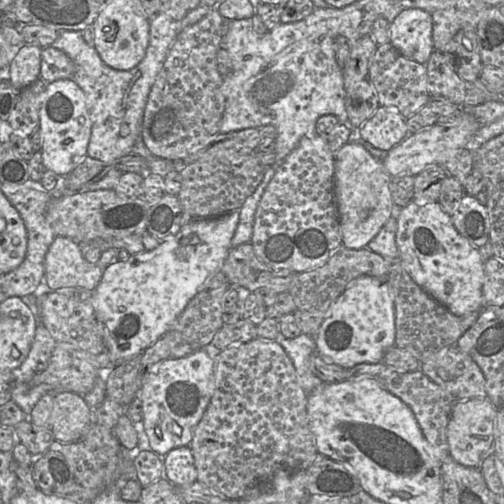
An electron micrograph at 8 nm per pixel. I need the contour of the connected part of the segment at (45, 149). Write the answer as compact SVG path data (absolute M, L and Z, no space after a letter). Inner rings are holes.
M73 79L48 83L42 95L39 117L44 167L58 176L67 176L87 157L91 120L84 92Z

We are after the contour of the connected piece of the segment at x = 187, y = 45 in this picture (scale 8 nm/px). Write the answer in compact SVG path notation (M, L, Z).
M212 8L199 22L181 30L169 50L149 92L141 125L141 139L153 156L182 161L219 133L225 97L216 57L226 34L225 21Z

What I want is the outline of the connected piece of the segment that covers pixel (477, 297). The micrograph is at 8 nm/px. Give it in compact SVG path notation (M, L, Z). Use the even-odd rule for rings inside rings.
M412 200L401 209L397 223L398 260L411 278L456 316L481 311L484 261L479 248L457 231L451 215L437 201L415 203Z

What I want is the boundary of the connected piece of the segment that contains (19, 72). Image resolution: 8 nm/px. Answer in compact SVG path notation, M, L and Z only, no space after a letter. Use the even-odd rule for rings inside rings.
M34 45L21 47L9 66L9 82L16 90L23 90L40 78L41 51Z

